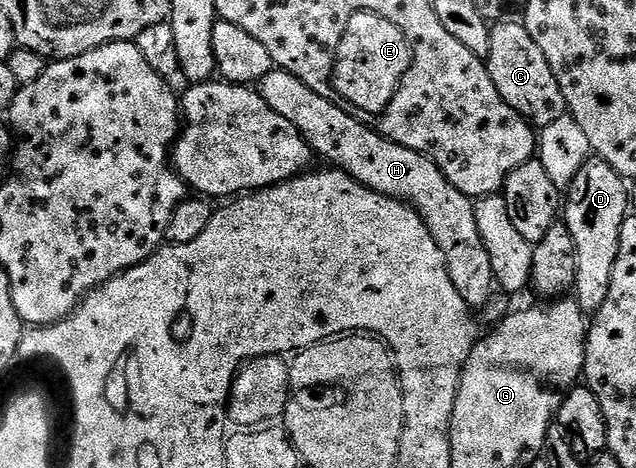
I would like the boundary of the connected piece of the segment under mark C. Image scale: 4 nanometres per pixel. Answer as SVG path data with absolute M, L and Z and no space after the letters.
M503 20L491 25L488 56L484 61L492 76L492 84L496 84L496 92L500 92L503 100L520 112L531 126L543 128L567 113L564 92L560 92L556 76L552 76L552 67L521 21Z

